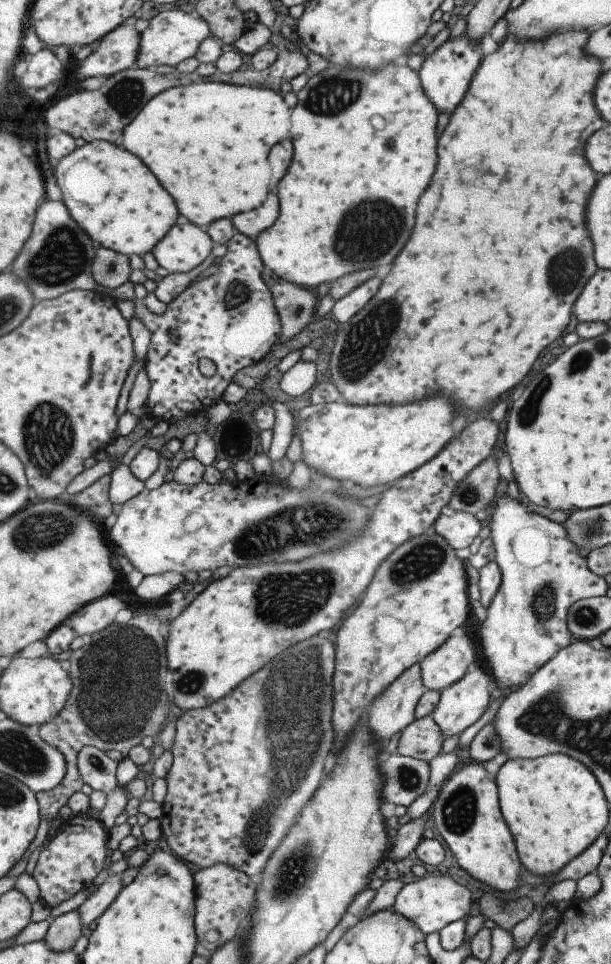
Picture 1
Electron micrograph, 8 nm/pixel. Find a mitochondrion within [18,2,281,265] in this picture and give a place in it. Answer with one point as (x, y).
(126, 95)

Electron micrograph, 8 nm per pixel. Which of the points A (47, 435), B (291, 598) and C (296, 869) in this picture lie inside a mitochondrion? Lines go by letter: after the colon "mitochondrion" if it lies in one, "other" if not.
A: mitochondrion
B: mitochondrion
C: mitochondrion

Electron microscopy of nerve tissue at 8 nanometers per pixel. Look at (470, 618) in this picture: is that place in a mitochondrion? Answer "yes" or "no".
no

